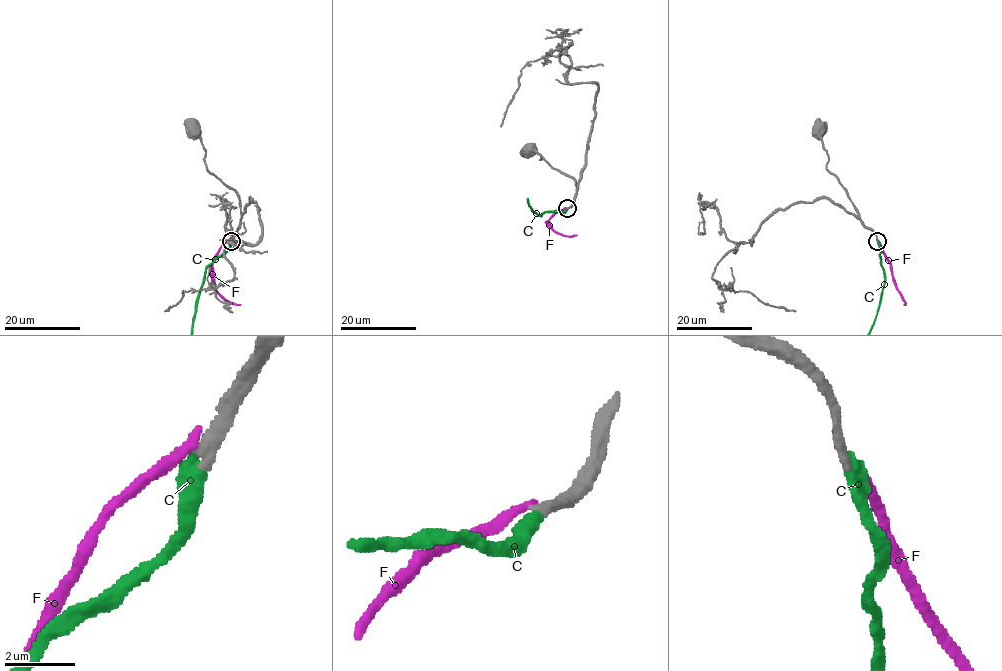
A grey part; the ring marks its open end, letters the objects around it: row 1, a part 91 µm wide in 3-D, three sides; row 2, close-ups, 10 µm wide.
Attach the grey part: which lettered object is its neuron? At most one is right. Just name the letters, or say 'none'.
C

